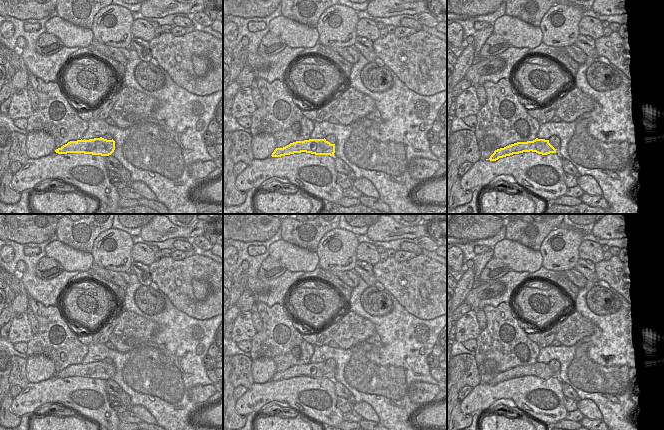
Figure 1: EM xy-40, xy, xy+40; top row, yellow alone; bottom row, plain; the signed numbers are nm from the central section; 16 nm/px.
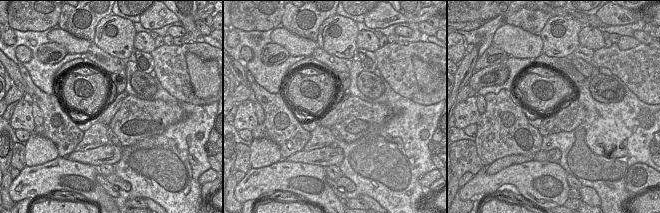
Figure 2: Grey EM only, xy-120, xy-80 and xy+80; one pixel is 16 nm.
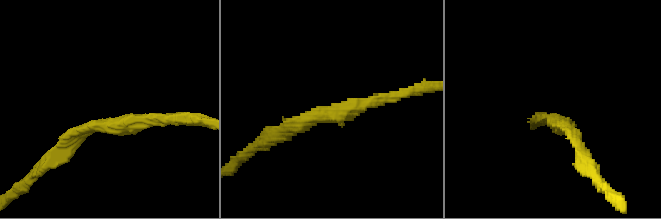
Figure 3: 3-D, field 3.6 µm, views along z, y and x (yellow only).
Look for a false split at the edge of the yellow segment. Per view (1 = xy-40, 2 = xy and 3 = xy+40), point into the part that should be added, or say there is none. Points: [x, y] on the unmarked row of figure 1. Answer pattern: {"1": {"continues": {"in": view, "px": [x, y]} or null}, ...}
{"1": {"continues": null}, "2": {"continues": null}, "3": {"continues": null}}

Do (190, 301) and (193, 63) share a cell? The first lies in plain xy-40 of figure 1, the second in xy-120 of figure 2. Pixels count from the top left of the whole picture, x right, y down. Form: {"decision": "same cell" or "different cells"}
{"decision": "different cells"}

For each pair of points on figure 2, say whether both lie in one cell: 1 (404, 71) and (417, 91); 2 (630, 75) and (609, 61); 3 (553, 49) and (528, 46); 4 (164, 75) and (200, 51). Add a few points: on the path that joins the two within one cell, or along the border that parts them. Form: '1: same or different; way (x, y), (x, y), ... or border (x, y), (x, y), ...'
1: same; way (404, 76), (412, 86)
2: same; way (625, 70), (614, 61)
3: different; border (539, 35), (542, 41), (542, 52)
4: same; way (170, 65), (185, 48), (190, 48)

